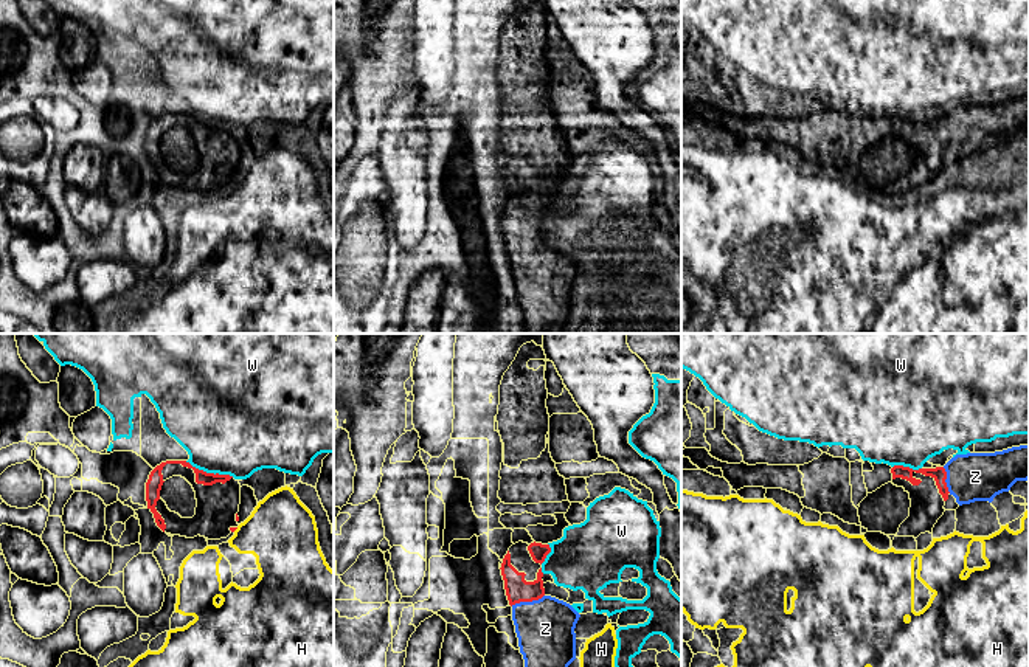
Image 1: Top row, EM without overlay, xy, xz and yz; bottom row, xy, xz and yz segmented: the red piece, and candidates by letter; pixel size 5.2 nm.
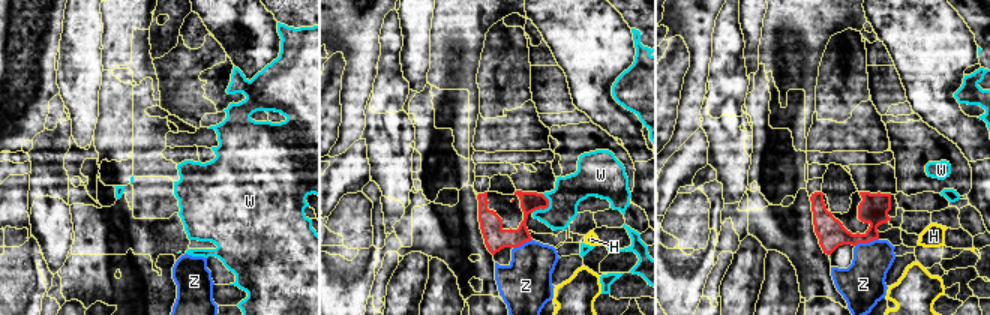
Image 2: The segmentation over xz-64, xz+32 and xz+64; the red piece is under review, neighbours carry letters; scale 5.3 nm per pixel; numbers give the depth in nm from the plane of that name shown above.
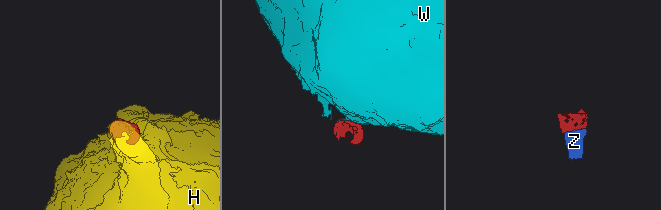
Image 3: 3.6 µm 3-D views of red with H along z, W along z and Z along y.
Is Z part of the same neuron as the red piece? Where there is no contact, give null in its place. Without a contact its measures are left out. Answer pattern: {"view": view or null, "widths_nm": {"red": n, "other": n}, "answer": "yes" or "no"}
{"view": "xz", "widths_nm": {"red": 130, "other": 300}, "answer": "yes"}

